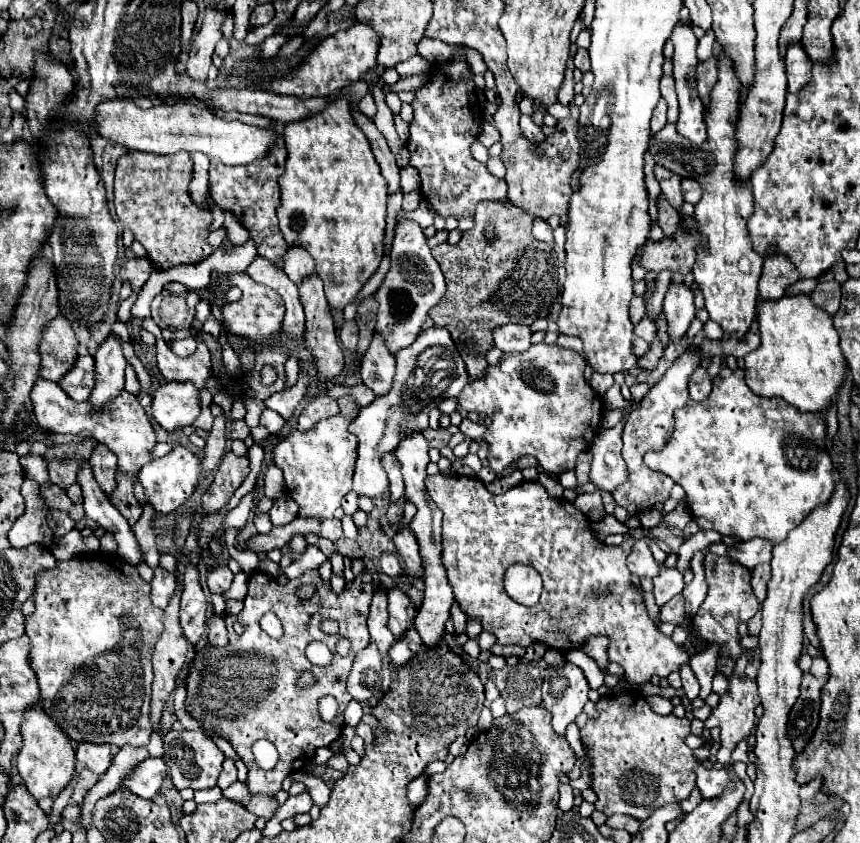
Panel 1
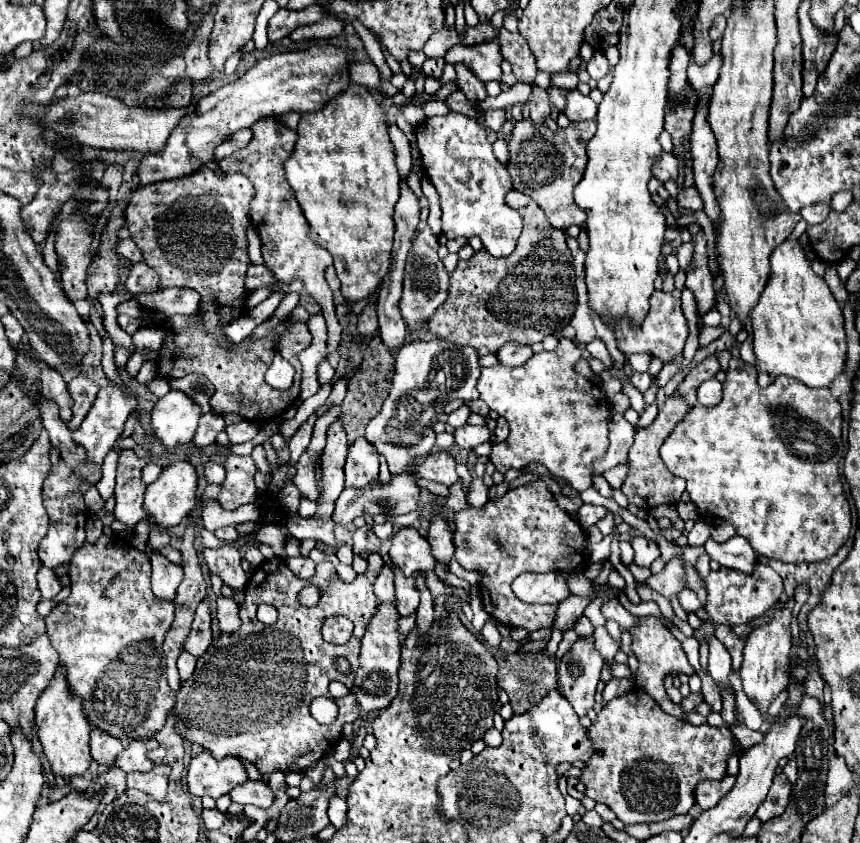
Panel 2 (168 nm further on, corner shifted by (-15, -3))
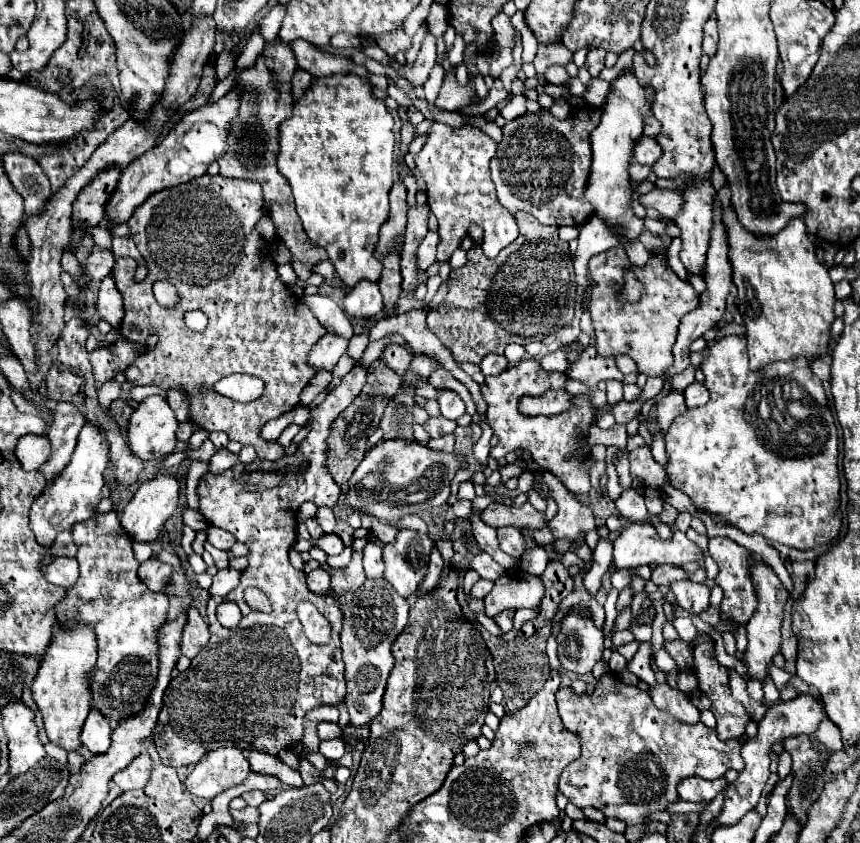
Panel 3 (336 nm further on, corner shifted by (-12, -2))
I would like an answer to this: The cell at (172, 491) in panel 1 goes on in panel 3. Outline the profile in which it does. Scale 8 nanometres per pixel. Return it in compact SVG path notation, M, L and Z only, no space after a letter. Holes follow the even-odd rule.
M159 473L155 479L143 481L139 485L137 493L123 509L121 527L137 541L145 541L145 543L155 541L159 537L159 531L163 529L165 521L175 513L177 507L179 507L179 481L169 473Z

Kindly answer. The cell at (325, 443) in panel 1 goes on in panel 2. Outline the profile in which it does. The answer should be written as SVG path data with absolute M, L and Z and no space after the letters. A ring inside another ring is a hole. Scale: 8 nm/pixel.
M366 438L354 440L346 456L346 486L366 488L378 478L378 452Z

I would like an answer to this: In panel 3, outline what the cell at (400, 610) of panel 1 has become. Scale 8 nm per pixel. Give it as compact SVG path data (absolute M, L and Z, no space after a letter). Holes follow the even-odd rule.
M401 529L393 543L383 547L385 559L385 579L397 589L405 599L417 593L419 583L427 573L429 553L433 541L429 535L421 535L411 529Z

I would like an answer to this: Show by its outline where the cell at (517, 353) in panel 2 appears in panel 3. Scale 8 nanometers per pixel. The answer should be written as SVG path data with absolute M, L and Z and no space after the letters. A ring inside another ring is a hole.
M487 355L483 361L481 361L481 371L485 375L497 375L501 371L505 371L509 367L509 361L505 355Z

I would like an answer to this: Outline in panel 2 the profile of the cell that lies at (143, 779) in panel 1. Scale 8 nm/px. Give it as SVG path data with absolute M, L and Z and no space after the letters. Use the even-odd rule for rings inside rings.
M168 764L154 766L150 772L130 772L128 788L142 790L142 792L150 794L154 800L164 800L166 788L168 788L168 776L170 776Z

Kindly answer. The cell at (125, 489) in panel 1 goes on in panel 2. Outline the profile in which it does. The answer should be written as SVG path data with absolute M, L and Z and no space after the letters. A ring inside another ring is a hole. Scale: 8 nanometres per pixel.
M149 462L142 469L142 480L146 485L156 481L162 472L162 467L154 462Z

